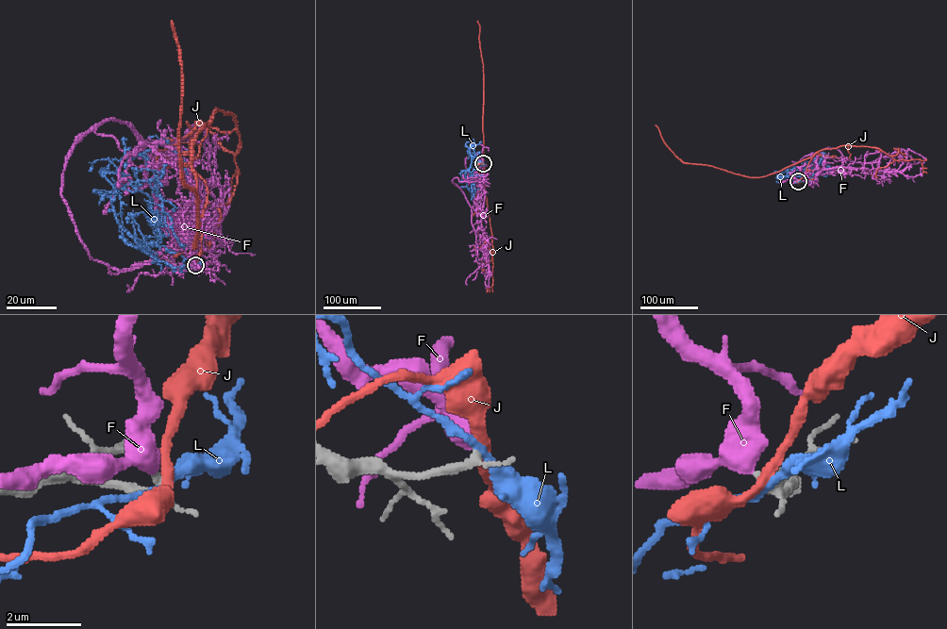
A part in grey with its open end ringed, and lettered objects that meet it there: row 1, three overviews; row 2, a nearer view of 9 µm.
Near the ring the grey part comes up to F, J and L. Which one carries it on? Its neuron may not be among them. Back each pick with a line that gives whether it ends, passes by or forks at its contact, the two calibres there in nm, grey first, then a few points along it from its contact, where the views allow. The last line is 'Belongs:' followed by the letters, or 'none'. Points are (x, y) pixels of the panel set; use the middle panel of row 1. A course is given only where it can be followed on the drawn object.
F: It passes by. Thickness 160 nm (grey) against 400 nm. Its course: (483, 163), (482, 158), (476, 180), (452, 181), (472, 208), (476, 261), (486, 287)
Belongs: F

